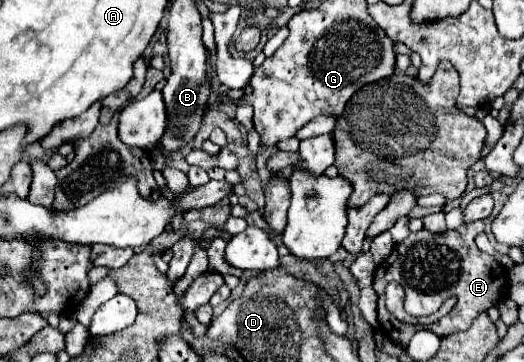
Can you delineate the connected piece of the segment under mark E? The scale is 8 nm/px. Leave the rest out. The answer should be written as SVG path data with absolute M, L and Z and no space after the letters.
M484 222L462 224L458 230L446 230L442 234L432 234L428 230L412 232L406 240L398 242L388 260L384 260L374 274L372 288L378 294L378 322L382 332L394 342L408 344L410 338L422 330L422 326L404 324L388 314L384 306L384 288L388 282L396 280L406 290L406 312L412 316L430 316L438 312L442 302L450 296L458 296L458 304L438 322L436 336L448 336L460 330L468 330L474 318L480 312L486 312L490 306L498 304L504 298L504 290L508 288L506 276L500 270L500 264L476 248L476 234L484 230Z

